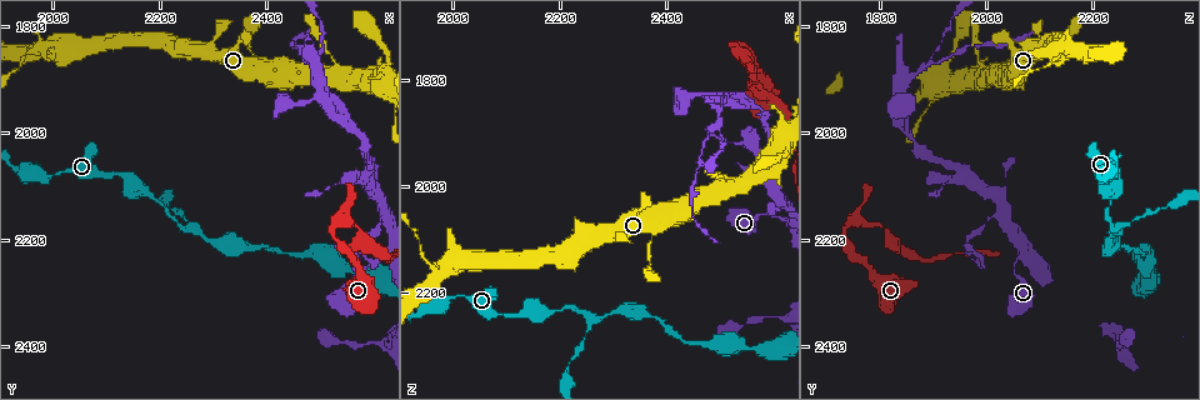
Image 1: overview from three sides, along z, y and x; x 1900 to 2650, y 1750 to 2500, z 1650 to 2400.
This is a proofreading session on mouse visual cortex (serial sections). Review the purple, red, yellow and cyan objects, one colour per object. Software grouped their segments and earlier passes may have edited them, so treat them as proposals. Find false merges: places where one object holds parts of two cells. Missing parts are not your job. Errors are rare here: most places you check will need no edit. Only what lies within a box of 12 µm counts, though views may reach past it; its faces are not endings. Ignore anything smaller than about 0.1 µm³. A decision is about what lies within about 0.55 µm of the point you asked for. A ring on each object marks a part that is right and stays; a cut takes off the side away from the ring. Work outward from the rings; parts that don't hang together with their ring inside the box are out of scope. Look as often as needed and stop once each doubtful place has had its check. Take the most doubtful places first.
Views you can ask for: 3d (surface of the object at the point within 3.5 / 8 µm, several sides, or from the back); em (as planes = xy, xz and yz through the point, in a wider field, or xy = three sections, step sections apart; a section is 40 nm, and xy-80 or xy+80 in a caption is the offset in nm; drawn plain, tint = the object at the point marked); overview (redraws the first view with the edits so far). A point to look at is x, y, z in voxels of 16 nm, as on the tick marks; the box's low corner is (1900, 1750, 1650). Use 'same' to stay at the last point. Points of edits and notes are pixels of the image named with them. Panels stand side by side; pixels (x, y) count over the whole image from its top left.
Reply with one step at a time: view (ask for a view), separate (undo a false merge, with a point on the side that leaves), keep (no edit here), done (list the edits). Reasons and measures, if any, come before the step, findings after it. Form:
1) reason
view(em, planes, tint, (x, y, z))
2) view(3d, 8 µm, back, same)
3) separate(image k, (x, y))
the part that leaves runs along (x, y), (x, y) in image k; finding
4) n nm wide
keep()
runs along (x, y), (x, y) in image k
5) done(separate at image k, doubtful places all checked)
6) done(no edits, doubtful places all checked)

a narrow waist
view(3d, 3.5 µm, (2255, 2185, 2240))

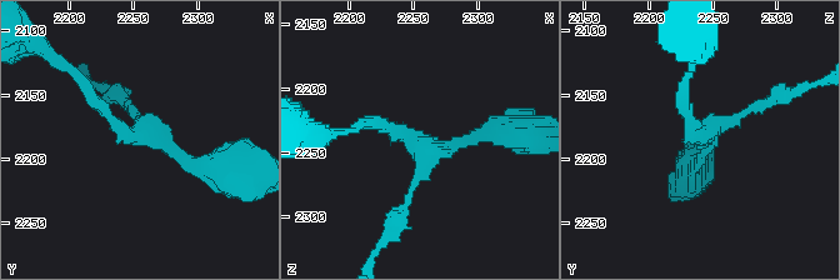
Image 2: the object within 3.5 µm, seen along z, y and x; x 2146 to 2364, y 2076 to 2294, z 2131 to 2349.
now the EM
view(em, xy, step 3, tint, (2254, 2182, 2246))

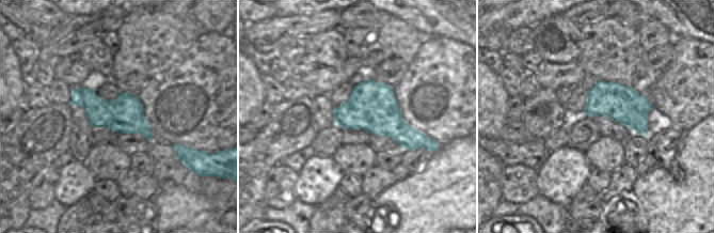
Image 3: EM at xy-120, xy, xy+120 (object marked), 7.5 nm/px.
arms of 100, 150, 200 nm
keep()
all the same cell

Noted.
abrupt turn
view(3d, 8 µm, (2530, 2180, 1740))

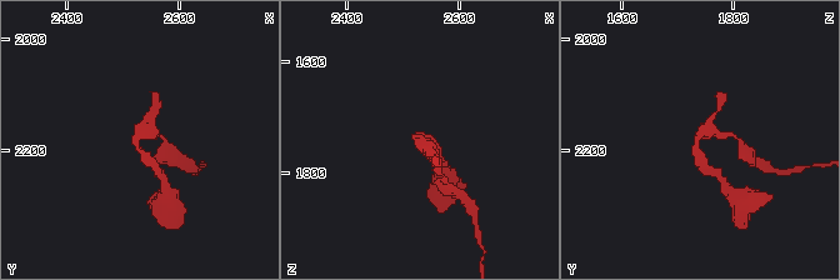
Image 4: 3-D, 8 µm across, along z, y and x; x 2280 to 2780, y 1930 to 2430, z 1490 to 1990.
view(3d, 3.5 µm, (2525, 2175, 1735))

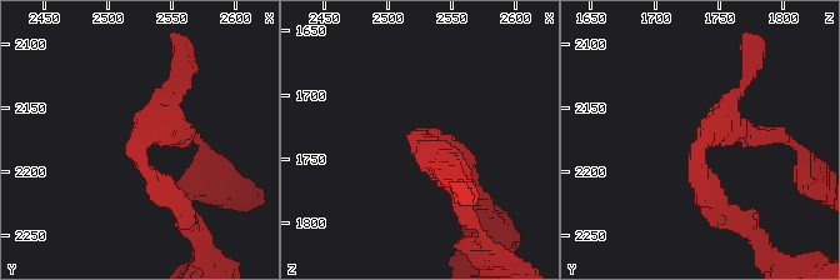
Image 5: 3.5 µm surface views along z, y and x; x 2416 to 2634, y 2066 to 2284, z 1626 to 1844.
keep()
runs along (720, 208), (698, 146), (714, 128), (761, 135) in image 5; all the same cell

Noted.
a fork
view(3d, 3.5 µm, (2510, 1940, 1840))

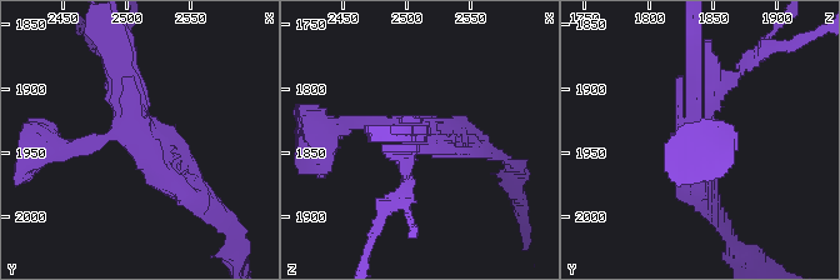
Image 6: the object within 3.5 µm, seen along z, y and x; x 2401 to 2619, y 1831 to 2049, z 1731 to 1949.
now the EM
view(em, xy, step 2, plain, same)

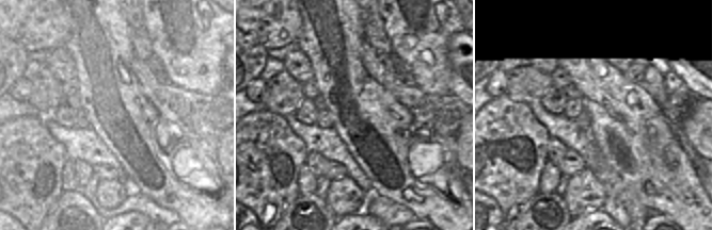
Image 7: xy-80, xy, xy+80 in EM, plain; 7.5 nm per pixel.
view(em, xy, step 2, tint, same)

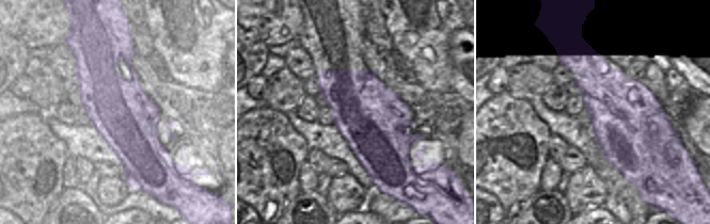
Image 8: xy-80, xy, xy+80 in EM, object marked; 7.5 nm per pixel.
separate(image 6, (721, 74))
the part that leaves runs along (710, 118), (724, 79), (784, 48) in image 6; a second cell is stuck on

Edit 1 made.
done(separate at image 6, doubtful places all checked)

